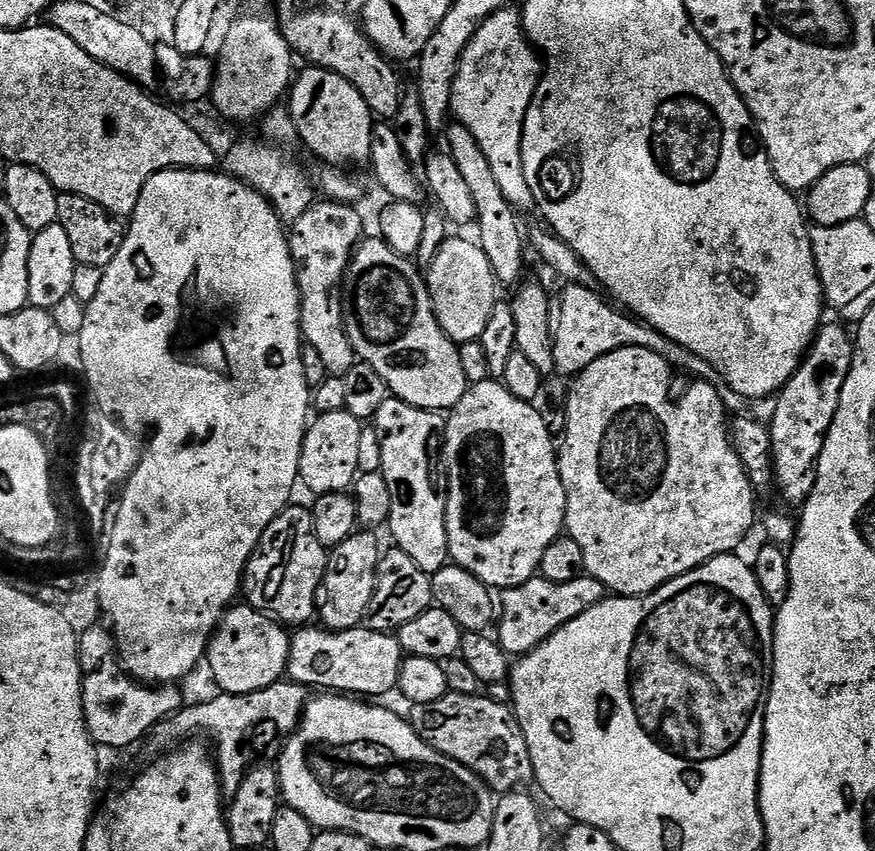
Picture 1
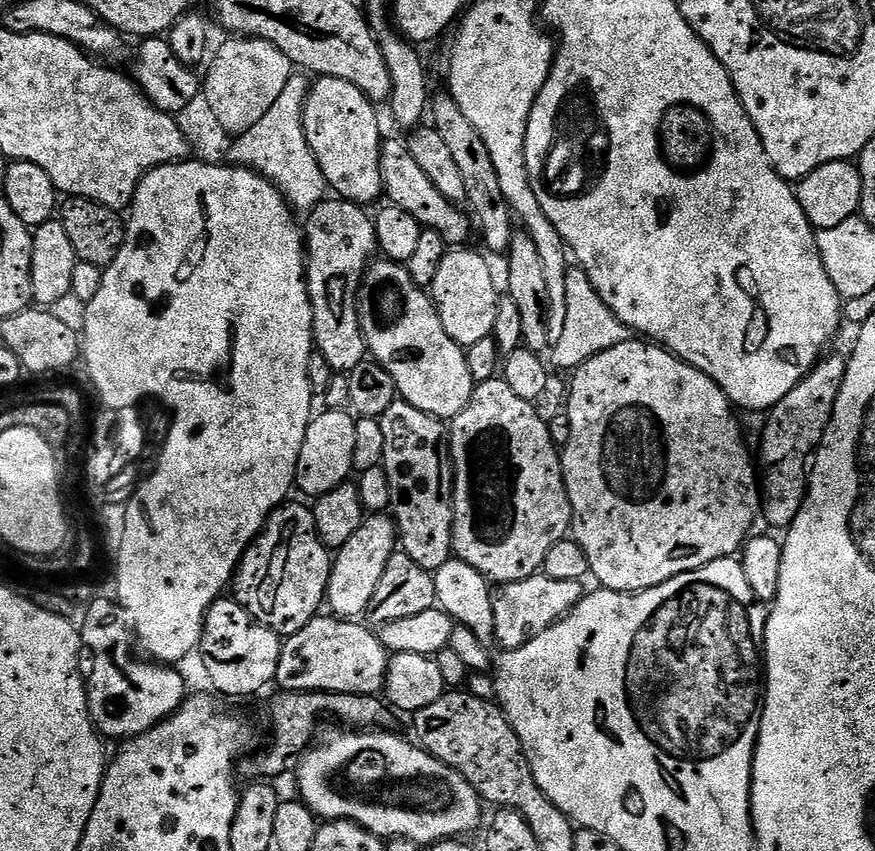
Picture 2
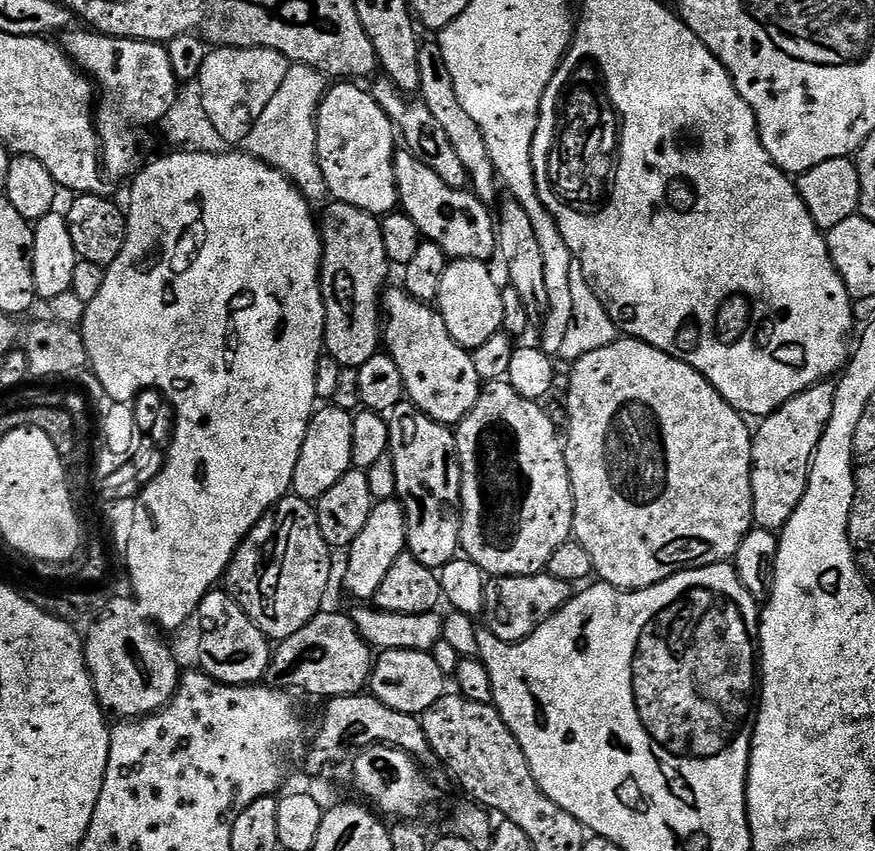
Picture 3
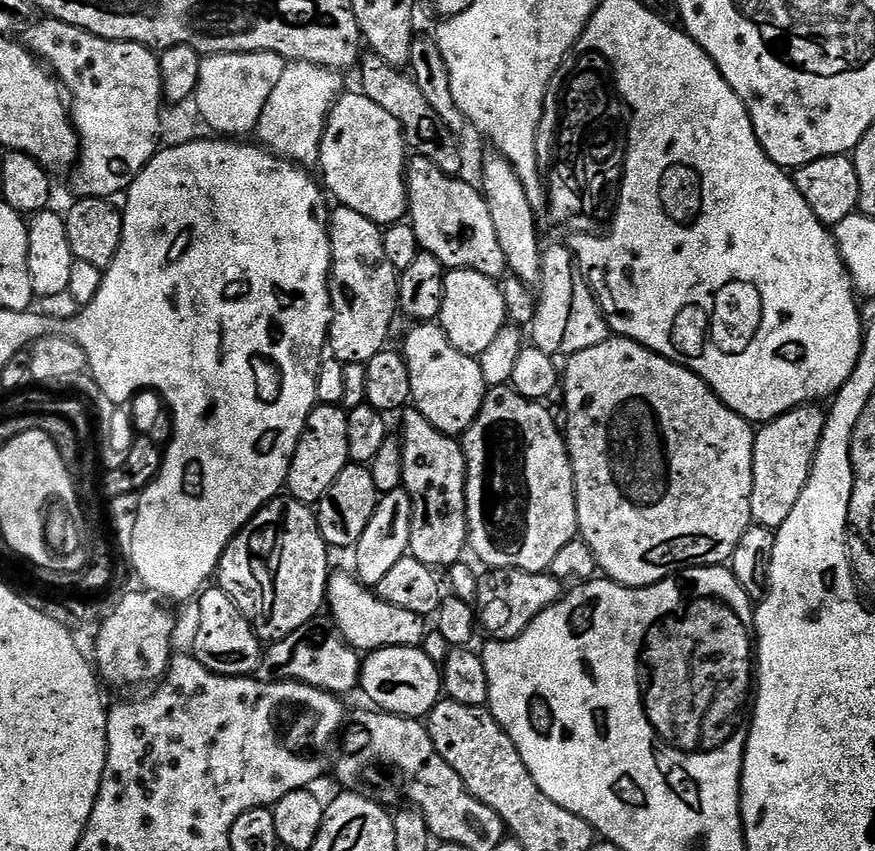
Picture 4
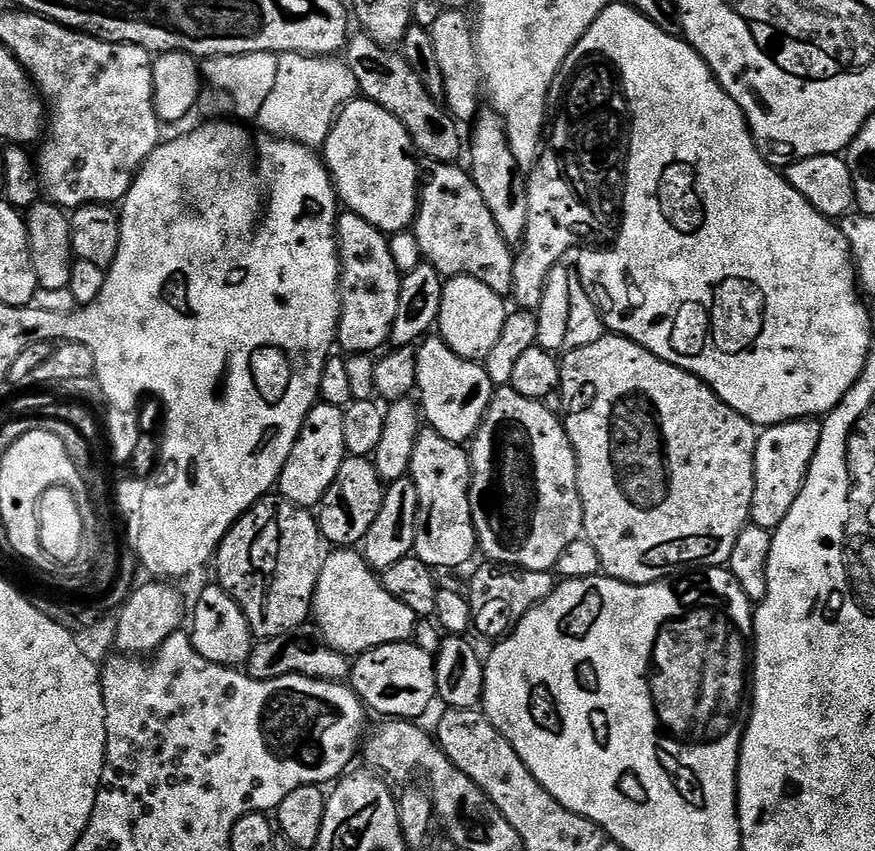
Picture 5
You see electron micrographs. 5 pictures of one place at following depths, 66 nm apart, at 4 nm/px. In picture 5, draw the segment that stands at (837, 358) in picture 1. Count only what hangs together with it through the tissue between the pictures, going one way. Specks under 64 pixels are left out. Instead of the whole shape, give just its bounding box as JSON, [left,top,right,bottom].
[751,418,821,530]

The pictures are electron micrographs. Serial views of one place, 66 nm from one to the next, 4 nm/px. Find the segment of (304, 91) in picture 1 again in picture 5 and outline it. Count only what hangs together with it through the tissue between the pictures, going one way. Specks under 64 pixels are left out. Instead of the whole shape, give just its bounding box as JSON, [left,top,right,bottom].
[322,100,422,234]

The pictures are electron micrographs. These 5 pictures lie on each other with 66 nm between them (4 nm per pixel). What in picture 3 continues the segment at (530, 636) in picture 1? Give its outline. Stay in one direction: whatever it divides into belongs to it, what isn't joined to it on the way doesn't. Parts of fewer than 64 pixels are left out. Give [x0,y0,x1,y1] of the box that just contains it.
[484,571,573,644]

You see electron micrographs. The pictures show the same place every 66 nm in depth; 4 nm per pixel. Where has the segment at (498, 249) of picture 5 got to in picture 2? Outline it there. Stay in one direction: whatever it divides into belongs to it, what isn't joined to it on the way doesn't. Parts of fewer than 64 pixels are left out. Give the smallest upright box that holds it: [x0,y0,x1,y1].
[380,139,474,246]

